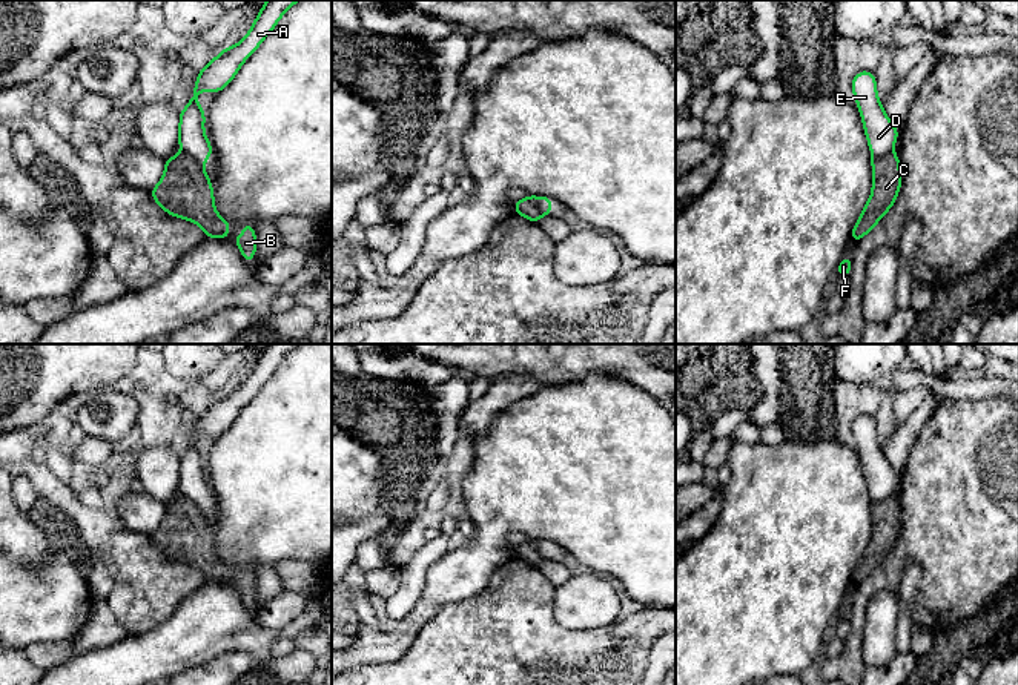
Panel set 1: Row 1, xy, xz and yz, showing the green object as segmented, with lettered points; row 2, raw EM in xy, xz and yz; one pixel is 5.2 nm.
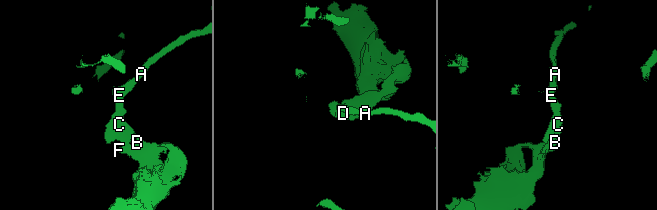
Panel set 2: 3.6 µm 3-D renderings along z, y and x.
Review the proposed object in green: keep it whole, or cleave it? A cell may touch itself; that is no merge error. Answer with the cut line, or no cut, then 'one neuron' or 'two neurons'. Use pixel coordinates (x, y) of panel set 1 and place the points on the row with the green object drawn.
yz (892, 151), (872, 158) | two neurons

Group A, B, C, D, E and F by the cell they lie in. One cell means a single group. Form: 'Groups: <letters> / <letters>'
Groups: A D E / B C F

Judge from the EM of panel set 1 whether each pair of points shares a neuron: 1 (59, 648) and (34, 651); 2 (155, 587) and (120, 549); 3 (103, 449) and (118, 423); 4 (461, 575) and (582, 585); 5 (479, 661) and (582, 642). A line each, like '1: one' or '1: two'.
1: one
2: one
3: two
4: two
5: one

